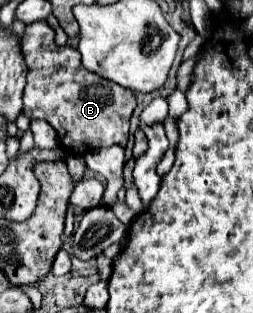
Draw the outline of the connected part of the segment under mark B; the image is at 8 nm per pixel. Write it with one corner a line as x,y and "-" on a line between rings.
45,21
25,27
21,35
21,51
27,65
23,113
29,119
45,119
57,131
59,143
69,155
85,155
91,149
107,145
125,147
129,139
129,119
137,107
135,93
89,73
81,65
81,53
69,45
57,47
53,37
55,31

